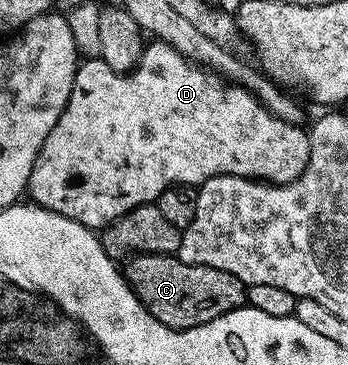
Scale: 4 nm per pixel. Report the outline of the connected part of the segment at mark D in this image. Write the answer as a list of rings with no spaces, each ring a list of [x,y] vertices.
[[[157,39],[151,40],[143,48],[138,65],[129,73],[117,73],[101,59],[93,60],[83,60],[79,64],[76,79],[72,83],[72,95],[68,95],[68,103],[60,119],[56,119],[56,127],[48,131],[48,139],[44,139],[44,147],[40,147],[40,155],[36,155],[36,163],[32,167],[28,197],[33,204],[39,205],[44,211],[64,215],[66,220],[80,223],[91,231],[101,231],[116,219],[123,217],[128,211],[141,205],[157,202],[158,196],[169,185],[201,183],[220,175],[252,177],[260,181],[268,181],[272,185],[287,185],[306,169],[306,159],[310,151],[310,135],[303,126],[284,123],[284,119],[272,115],[243,85],[235,85],[233,81],[227,81],[211,69],[194,64],[168,43]]]

